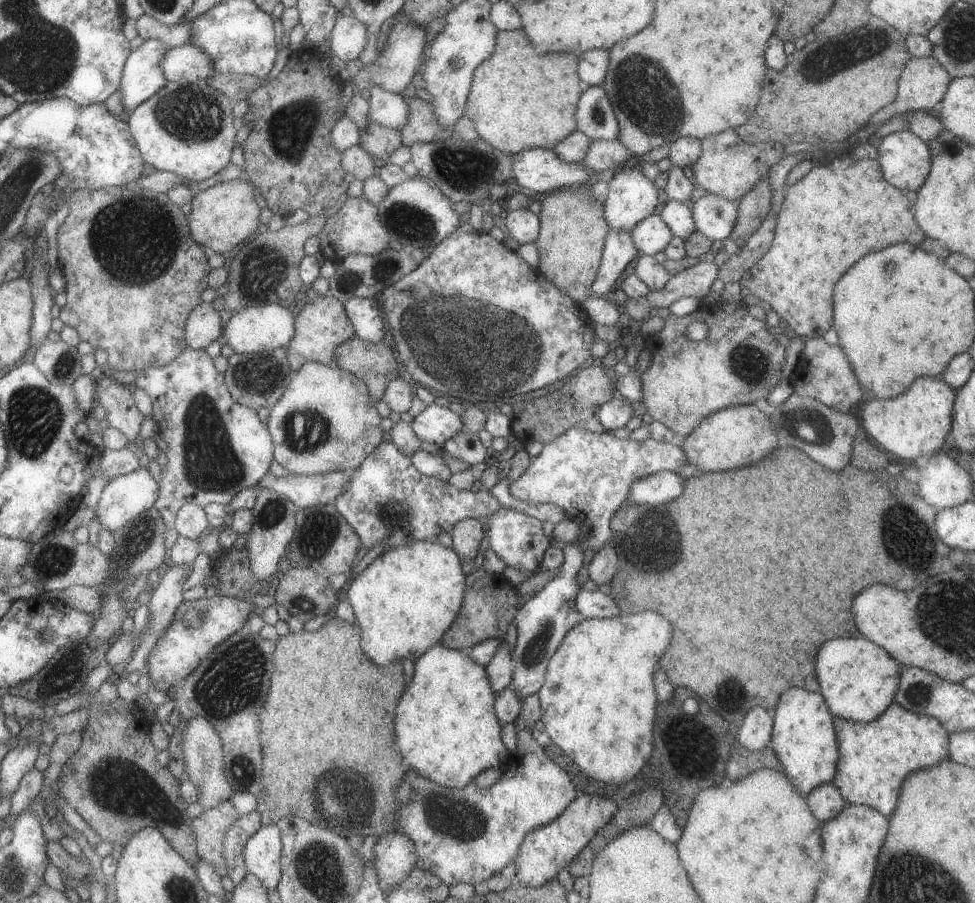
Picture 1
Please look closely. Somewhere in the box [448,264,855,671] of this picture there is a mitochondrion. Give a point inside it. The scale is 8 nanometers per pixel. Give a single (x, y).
(808, 419)

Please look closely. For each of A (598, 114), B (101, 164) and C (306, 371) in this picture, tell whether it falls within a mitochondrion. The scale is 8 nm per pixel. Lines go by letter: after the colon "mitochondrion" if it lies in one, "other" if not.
A: mitochondrion
B: other
C: other

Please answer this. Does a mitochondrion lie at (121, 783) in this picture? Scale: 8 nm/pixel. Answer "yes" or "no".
yes

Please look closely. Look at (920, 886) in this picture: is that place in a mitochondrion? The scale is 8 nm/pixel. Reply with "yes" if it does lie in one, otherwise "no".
yes

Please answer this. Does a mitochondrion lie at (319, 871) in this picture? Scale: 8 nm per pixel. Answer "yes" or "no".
yes

